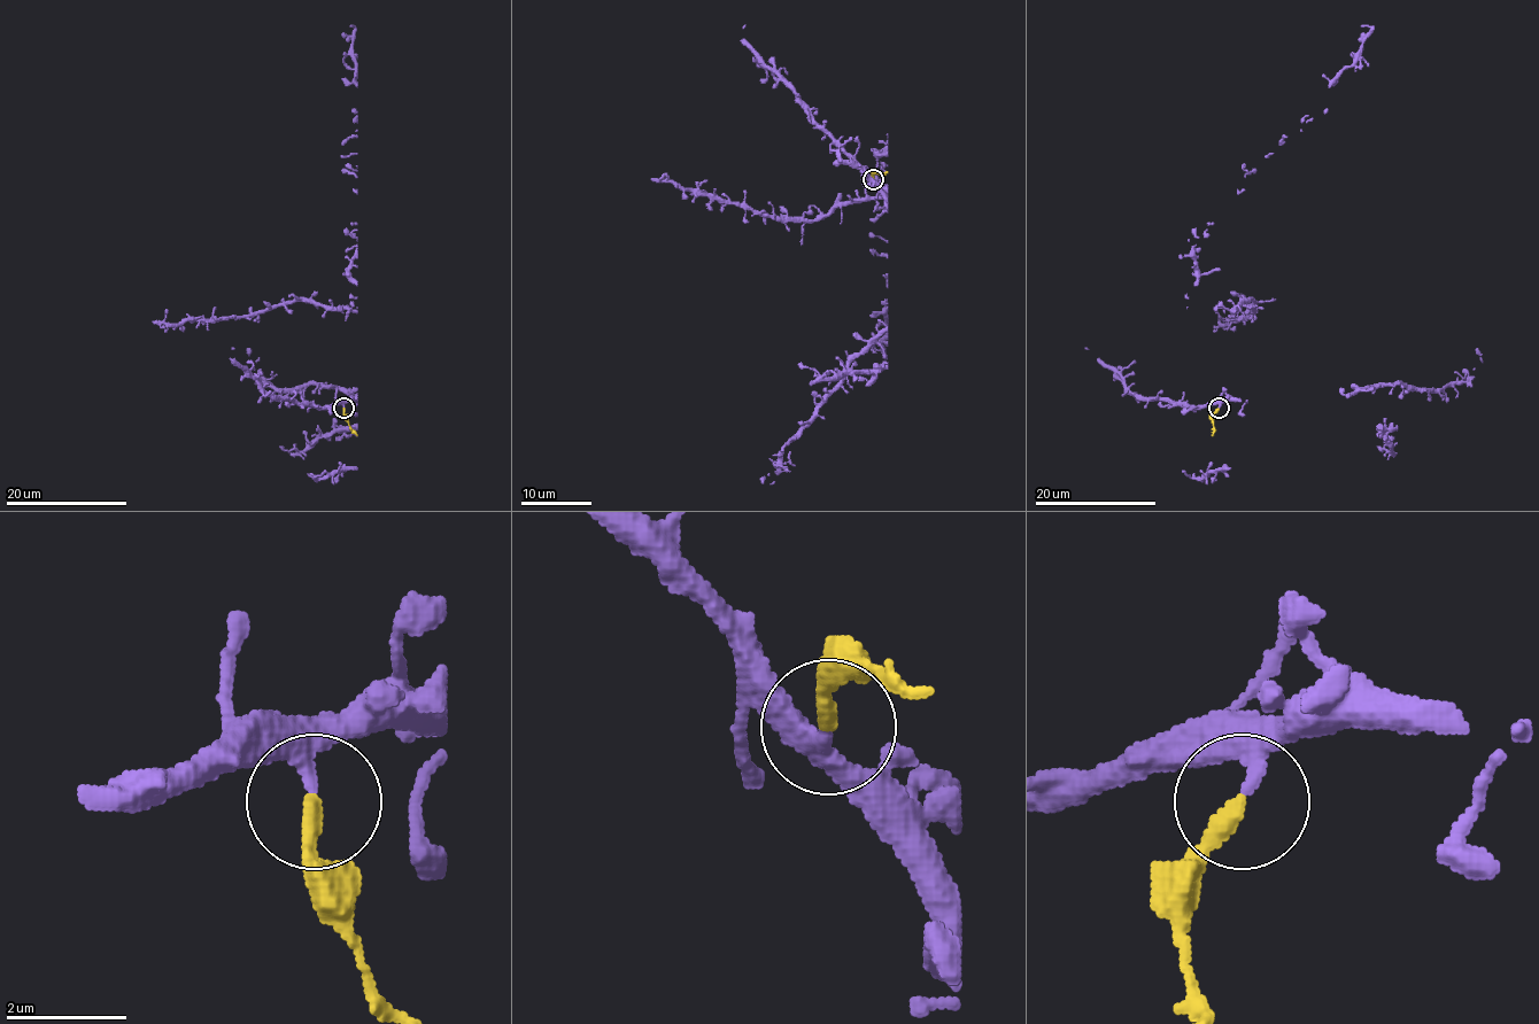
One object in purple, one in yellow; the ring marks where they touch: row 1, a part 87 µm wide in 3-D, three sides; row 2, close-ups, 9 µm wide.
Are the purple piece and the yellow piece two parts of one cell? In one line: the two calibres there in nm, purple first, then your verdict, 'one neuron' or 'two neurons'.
280/280 nm | two neurons

